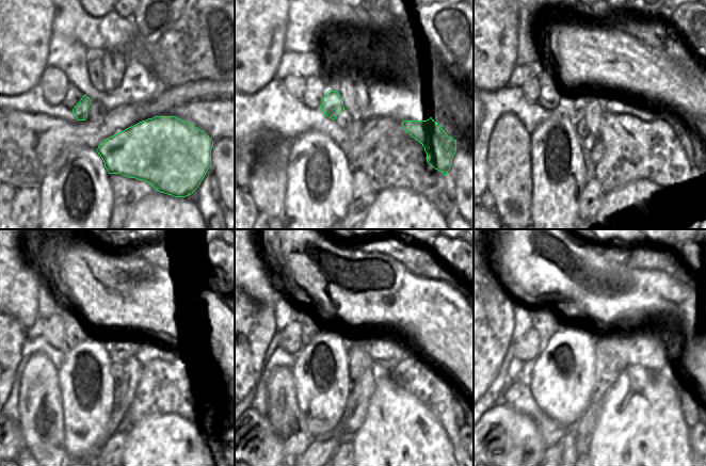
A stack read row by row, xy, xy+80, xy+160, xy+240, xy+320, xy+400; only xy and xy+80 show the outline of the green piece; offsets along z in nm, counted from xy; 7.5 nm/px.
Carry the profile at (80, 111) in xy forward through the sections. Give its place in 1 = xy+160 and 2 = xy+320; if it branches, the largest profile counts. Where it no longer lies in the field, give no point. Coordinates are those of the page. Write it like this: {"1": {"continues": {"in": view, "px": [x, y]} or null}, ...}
{"1": {"continues": {"in": "xy+160", "px": [577, 106]}}, "2": {"continues": {"in": "xy+320", "px": [389, 351]}}}

